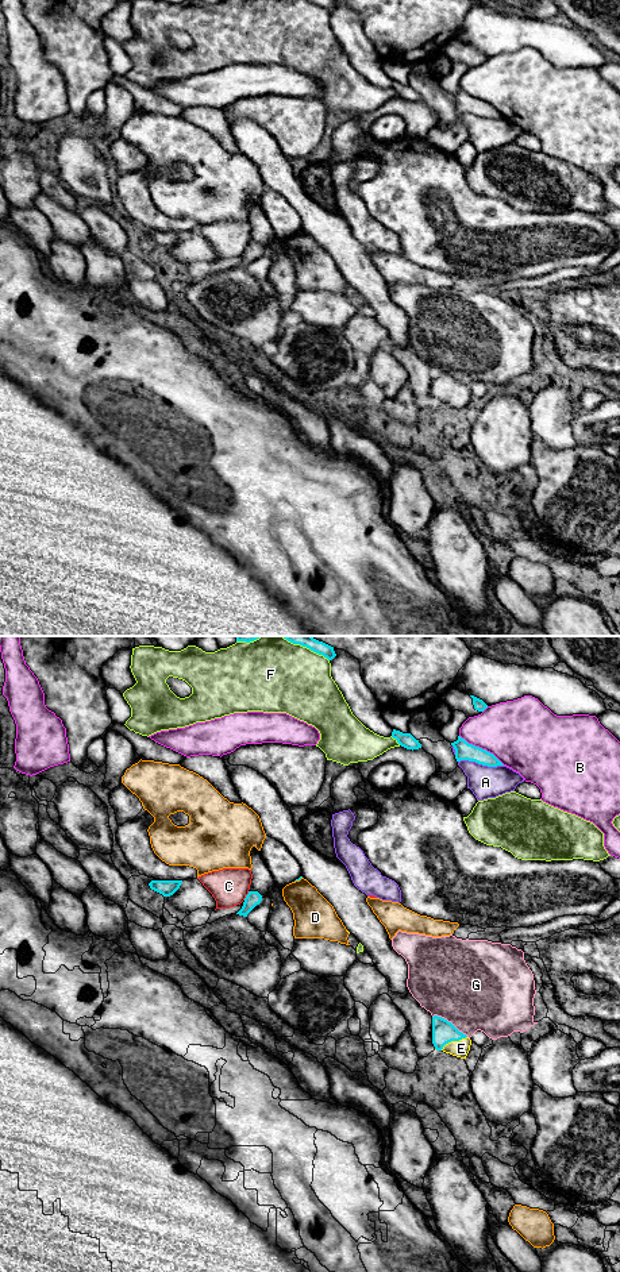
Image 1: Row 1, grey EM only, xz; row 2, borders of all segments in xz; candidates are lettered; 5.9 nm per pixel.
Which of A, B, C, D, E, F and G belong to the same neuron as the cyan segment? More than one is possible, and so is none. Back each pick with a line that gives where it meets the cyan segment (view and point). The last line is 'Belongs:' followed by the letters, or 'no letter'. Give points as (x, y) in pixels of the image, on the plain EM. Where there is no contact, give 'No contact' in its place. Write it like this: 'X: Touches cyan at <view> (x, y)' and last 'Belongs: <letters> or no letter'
E: Touches cyan at xz (453, 392)
Belongs: E

